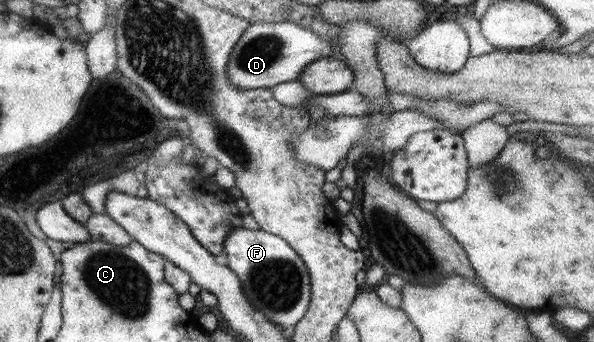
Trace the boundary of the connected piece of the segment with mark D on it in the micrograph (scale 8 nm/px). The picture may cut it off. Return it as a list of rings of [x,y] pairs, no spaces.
[[[254,22],[246,27],[240,40],[228,53],[224,74],[228,82],[243,90],[269,90],[278,83],[298,80],[300,71],[320,59],[330,55],[330,44],[319,39],[308,28],[302,28],[292,22]]]

